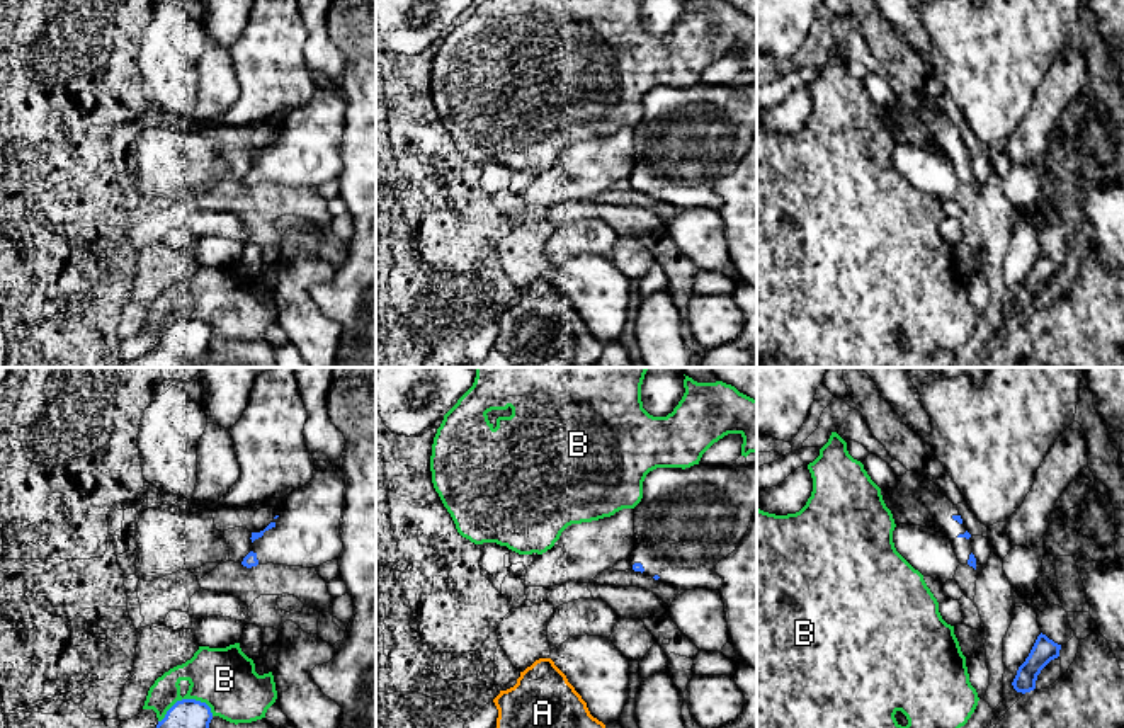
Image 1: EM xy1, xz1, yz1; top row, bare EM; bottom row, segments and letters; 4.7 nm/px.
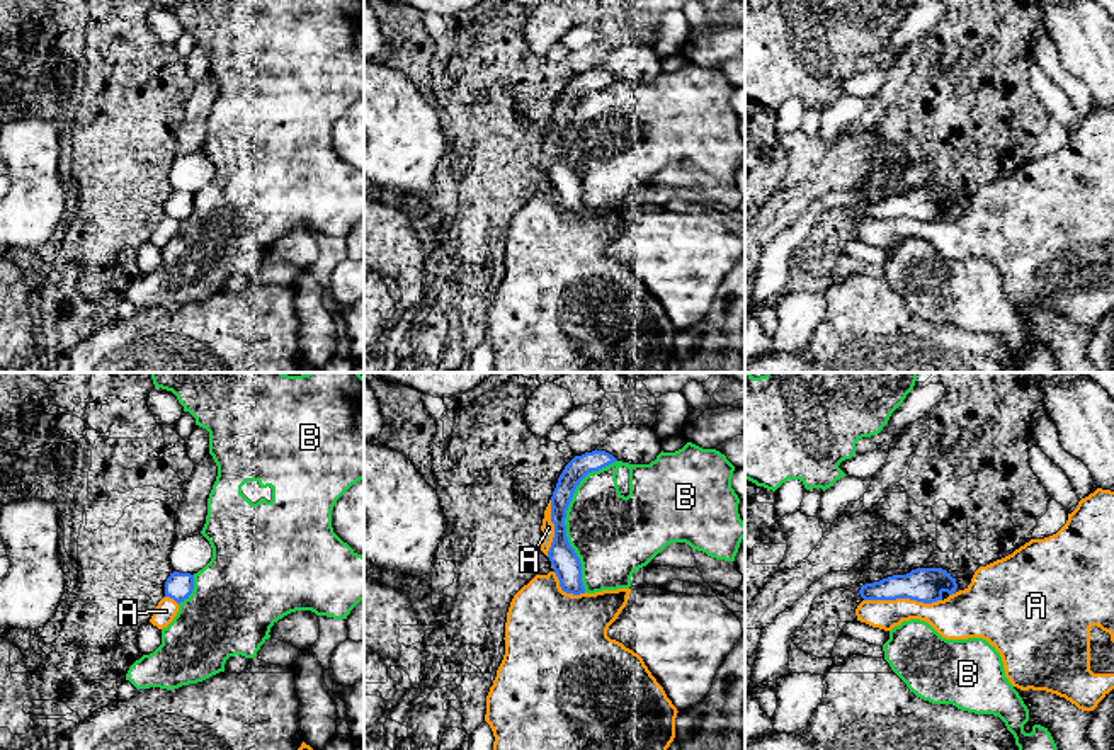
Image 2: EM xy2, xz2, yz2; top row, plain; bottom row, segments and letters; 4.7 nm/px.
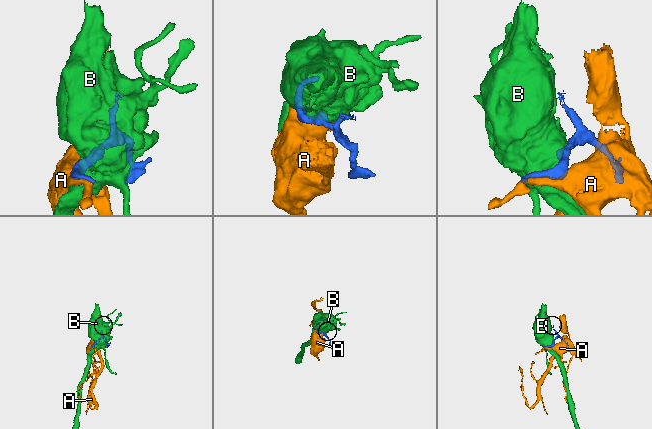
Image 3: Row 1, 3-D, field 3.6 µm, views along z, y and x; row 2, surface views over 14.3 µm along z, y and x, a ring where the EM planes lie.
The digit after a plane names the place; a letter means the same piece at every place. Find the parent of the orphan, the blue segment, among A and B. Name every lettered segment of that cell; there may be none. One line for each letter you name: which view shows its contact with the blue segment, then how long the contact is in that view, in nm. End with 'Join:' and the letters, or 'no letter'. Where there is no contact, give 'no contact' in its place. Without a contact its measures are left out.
Join: no letter

